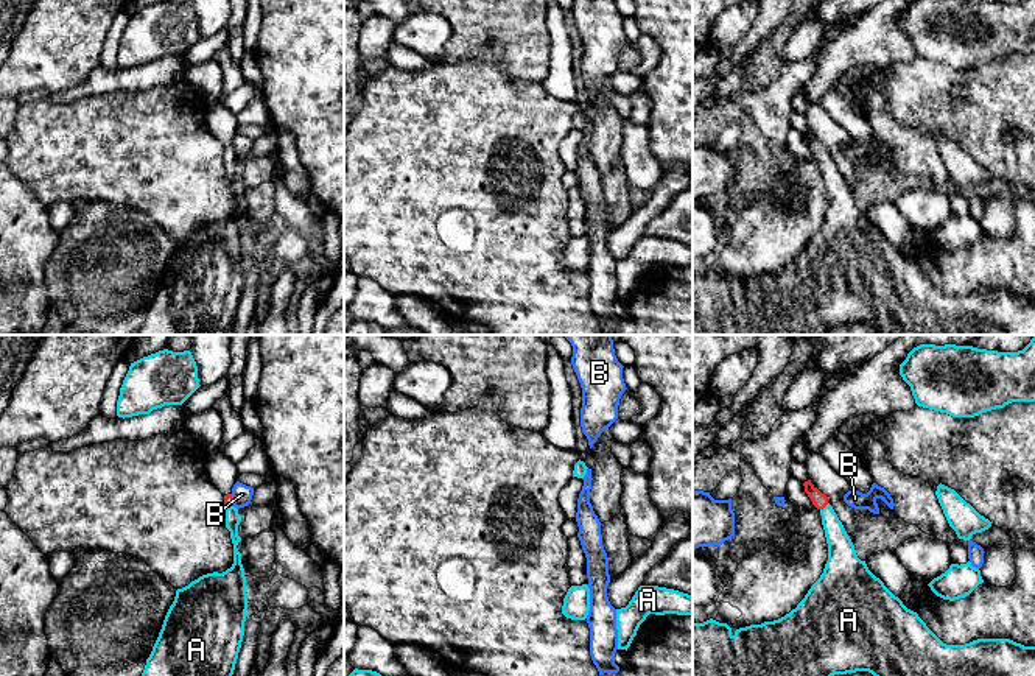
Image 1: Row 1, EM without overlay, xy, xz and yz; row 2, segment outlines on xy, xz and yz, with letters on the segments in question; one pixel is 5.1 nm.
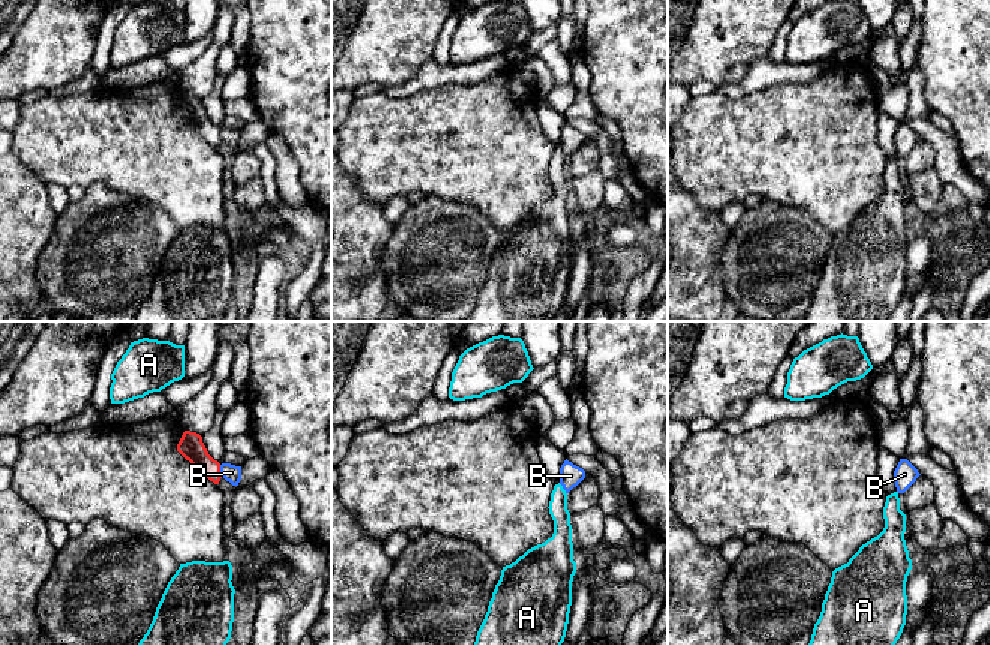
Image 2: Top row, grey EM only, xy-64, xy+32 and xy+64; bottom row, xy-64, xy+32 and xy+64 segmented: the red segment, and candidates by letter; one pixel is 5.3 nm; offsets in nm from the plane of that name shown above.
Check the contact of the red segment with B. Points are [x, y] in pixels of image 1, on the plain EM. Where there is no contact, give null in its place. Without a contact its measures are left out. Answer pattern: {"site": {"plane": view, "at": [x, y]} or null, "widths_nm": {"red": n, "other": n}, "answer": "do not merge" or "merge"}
{"site": {"plane": "xy", "at": [232, 151]}, "widths_nm": {"red": 50, "other": 100}, "answer": "do not merge"}

